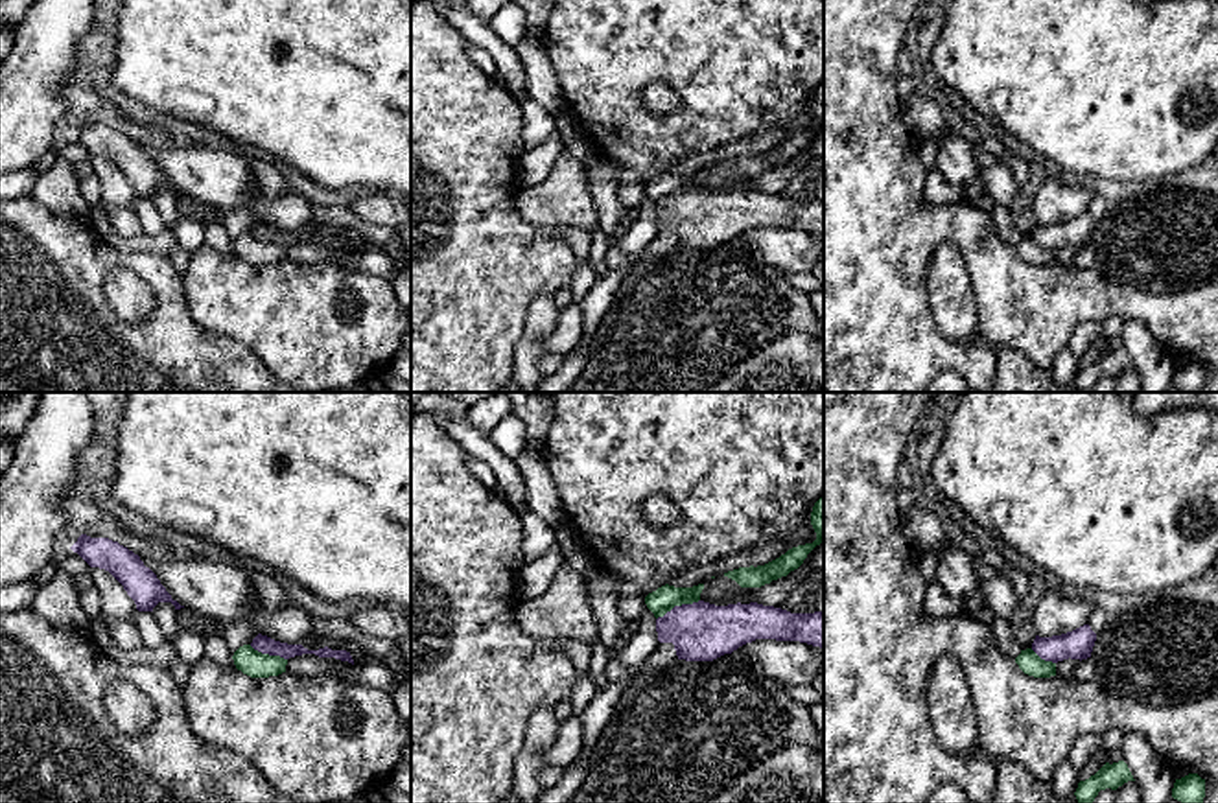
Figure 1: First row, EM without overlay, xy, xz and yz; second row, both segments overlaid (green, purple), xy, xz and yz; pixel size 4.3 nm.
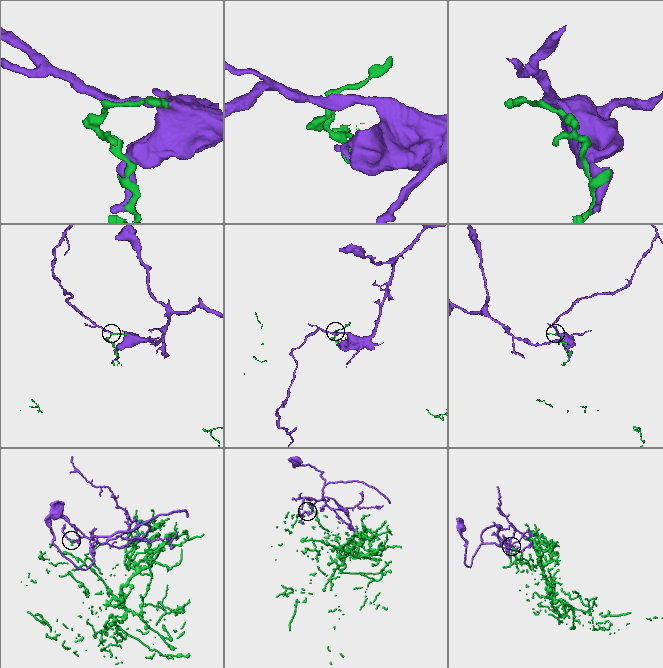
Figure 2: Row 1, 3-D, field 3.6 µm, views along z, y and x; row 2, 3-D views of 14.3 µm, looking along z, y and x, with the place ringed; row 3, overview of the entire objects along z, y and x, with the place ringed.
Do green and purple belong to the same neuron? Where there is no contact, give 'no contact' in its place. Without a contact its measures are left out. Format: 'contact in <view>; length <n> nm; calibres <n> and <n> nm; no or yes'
contact in xz; length 220 nm; calibres 110 and 260 nm; no

